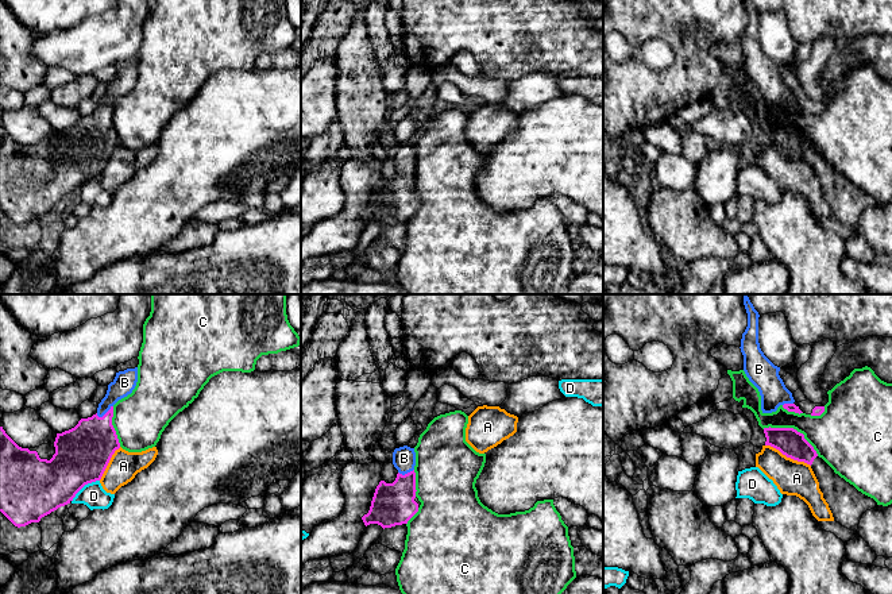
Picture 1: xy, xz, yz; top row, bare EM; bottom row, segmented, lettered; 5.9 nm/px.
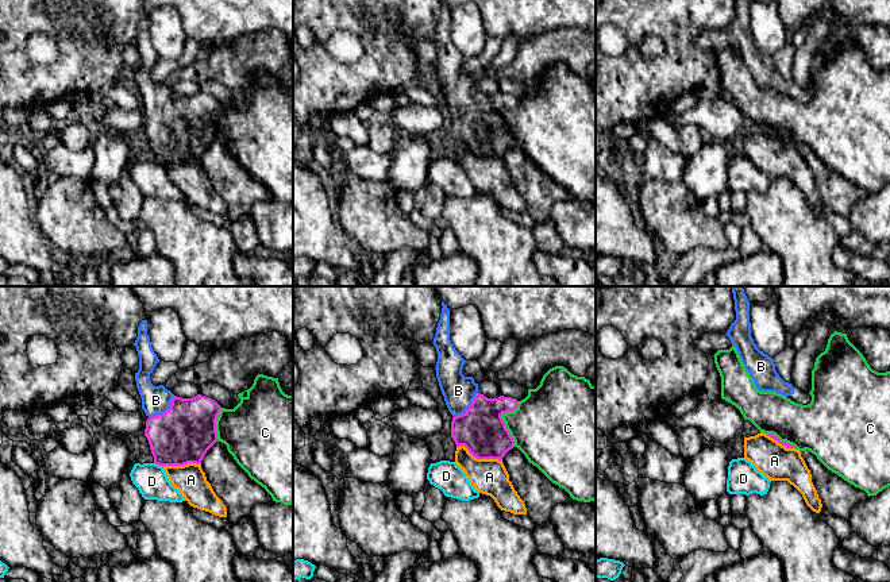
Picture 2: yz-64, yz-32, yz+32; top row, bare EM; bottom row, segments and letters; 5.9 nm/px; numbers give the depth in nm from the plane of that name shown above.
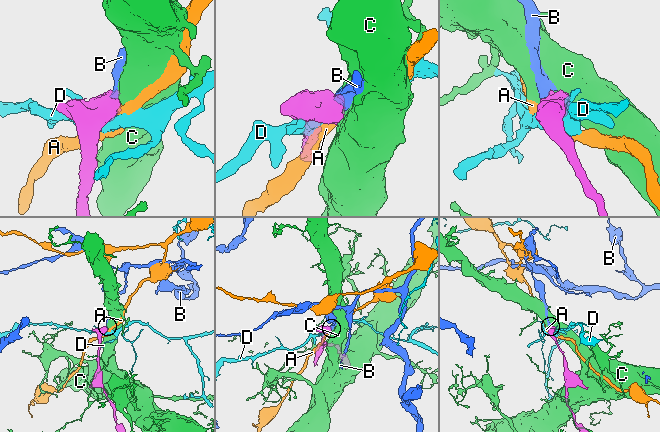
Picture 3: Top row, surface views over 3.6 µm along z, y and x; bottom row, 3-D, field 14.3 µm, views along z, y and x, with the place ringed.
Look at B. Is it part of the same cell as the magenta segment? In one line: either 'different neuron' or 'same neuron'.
same neuron

